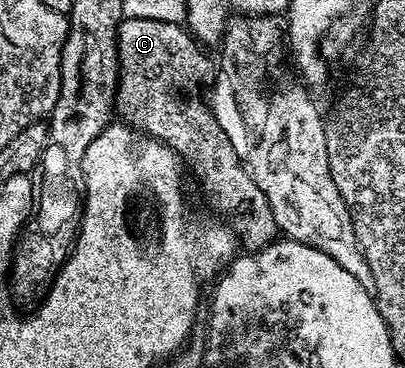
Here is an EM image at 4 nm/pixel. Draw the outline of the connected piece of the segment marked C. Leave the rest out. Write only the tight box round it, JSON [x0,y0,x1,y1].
[116,17,280,252]

